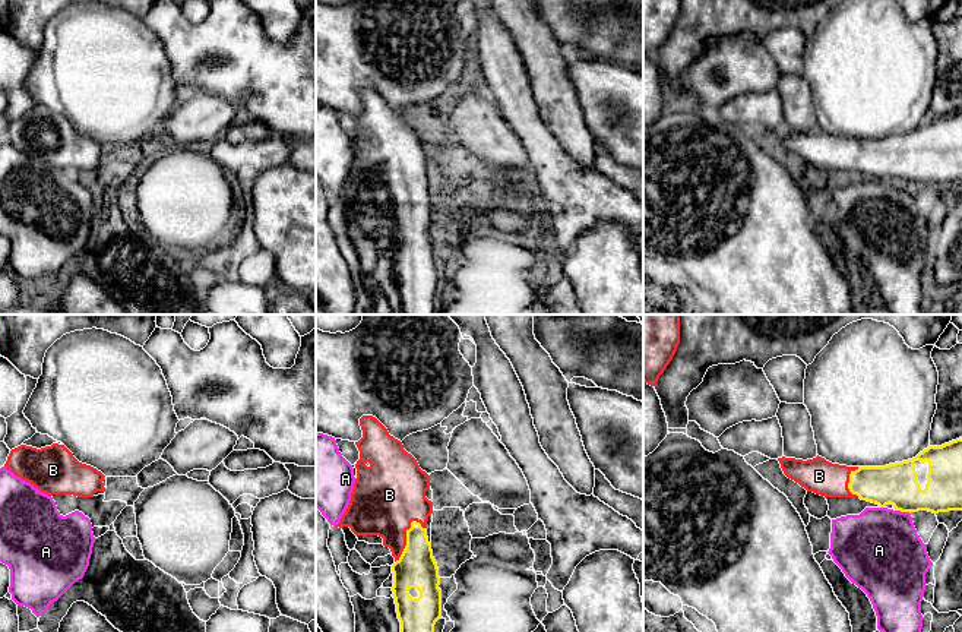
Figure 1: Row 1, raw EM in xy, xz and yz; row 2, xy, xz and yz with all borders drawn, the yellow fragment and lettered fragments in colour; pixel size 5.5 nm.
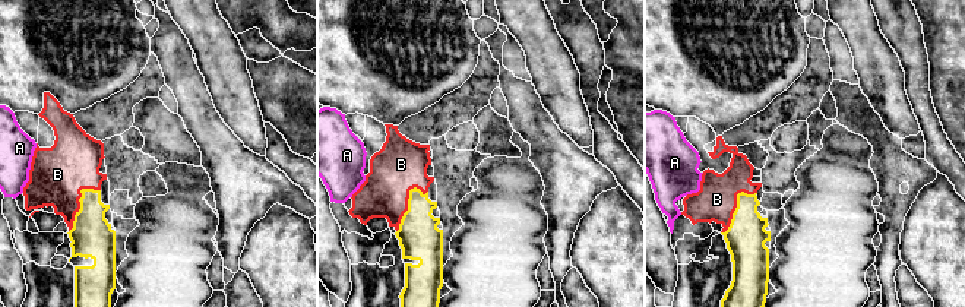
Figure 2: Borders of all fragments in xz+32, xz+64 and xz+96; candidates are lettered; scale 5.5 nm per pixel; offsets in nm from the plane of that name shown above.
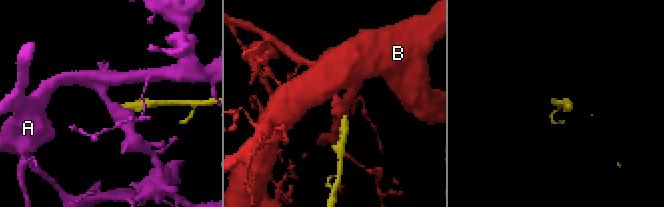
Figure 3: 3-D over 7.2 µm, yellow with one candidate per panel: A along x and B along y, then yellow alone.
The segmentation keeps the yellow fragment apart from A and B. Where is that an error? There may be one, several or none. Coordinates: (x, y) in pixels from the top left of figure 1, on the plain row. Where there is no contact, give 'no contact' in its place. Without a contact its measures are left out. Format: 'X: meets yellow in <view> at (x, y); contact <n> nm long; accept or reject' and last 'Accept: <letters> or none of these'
A: meets yellow in yz at (902, 183); contact 90 nm long; reject
B: meets yellow in xz at (407, 211); contact 260 nm long; accept
Accept: B

